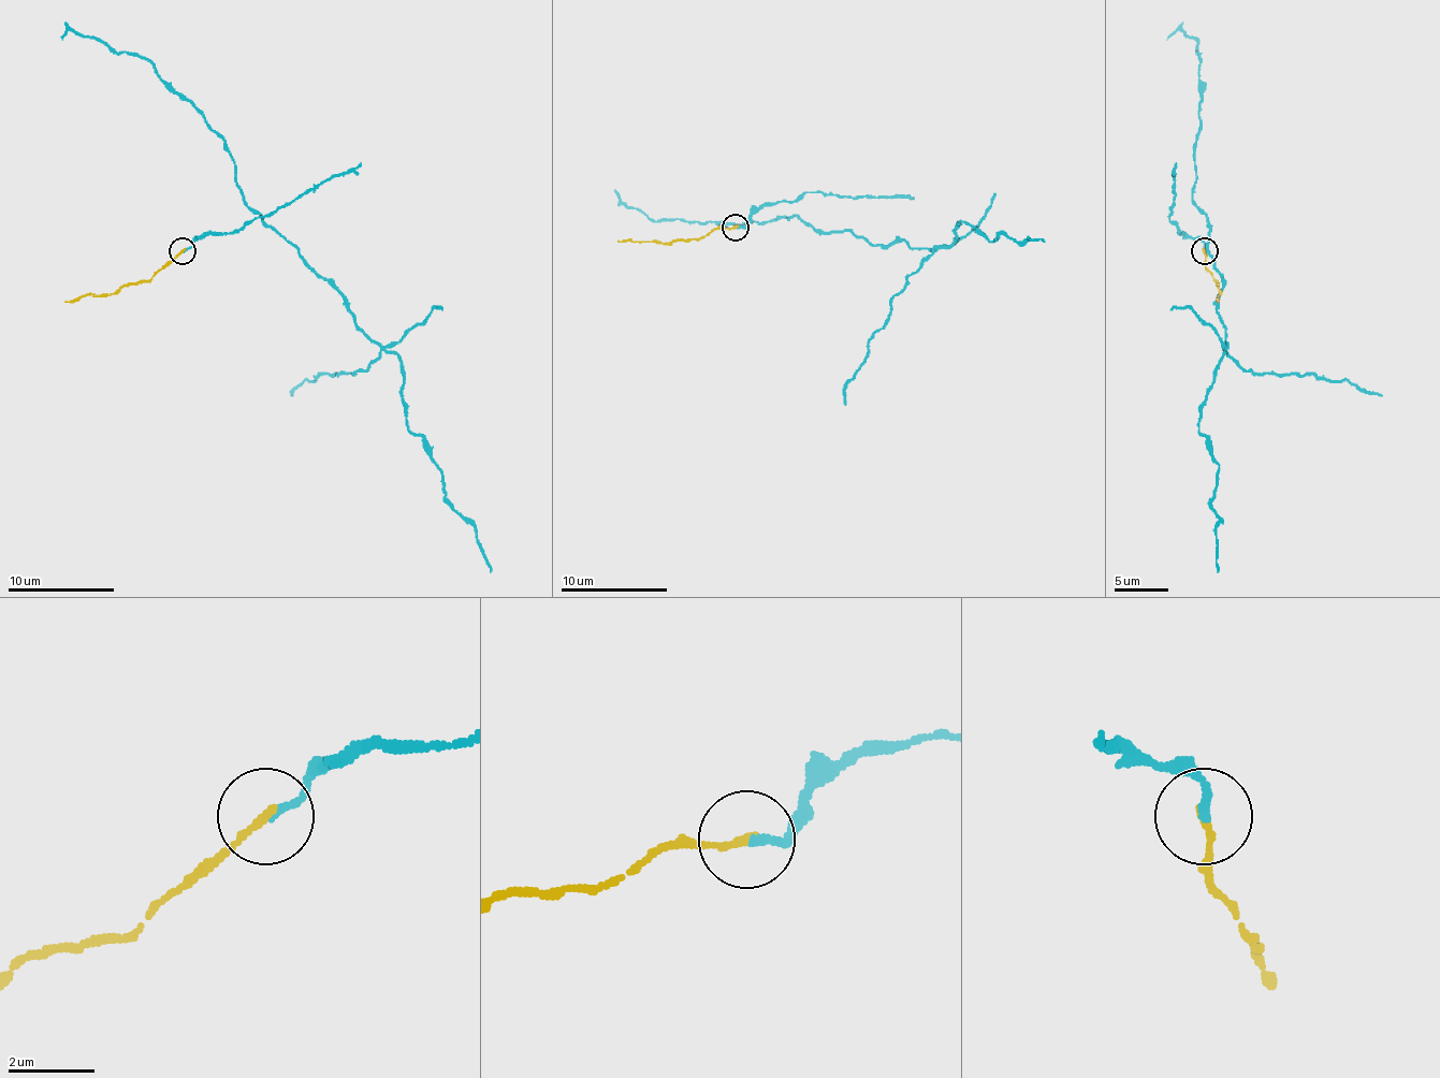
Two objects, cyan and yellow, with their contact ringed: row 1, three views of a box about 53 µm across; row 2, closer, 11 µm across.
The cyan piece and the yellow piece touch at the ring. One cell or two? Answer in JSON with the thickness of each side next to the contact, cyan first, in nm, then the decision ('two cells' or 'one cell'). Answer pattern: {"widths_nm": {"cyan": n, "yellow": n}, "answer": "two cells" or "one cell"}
{"widths_nm": {"cyan": 180, "yellow": 190}, "answer": "one cell"}

